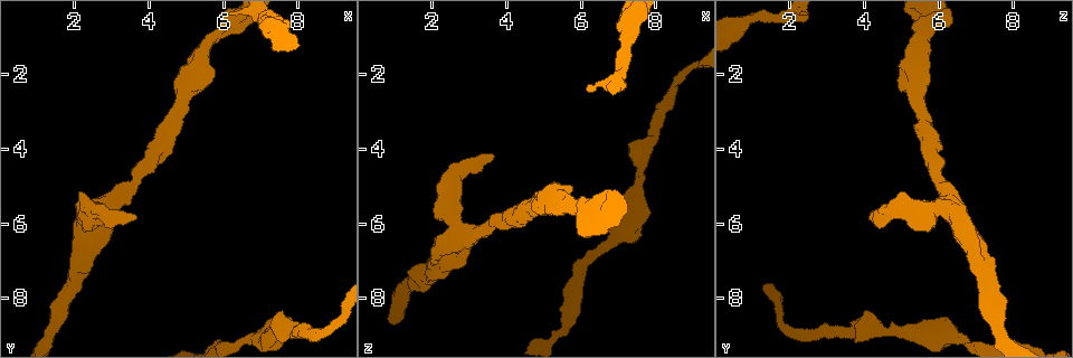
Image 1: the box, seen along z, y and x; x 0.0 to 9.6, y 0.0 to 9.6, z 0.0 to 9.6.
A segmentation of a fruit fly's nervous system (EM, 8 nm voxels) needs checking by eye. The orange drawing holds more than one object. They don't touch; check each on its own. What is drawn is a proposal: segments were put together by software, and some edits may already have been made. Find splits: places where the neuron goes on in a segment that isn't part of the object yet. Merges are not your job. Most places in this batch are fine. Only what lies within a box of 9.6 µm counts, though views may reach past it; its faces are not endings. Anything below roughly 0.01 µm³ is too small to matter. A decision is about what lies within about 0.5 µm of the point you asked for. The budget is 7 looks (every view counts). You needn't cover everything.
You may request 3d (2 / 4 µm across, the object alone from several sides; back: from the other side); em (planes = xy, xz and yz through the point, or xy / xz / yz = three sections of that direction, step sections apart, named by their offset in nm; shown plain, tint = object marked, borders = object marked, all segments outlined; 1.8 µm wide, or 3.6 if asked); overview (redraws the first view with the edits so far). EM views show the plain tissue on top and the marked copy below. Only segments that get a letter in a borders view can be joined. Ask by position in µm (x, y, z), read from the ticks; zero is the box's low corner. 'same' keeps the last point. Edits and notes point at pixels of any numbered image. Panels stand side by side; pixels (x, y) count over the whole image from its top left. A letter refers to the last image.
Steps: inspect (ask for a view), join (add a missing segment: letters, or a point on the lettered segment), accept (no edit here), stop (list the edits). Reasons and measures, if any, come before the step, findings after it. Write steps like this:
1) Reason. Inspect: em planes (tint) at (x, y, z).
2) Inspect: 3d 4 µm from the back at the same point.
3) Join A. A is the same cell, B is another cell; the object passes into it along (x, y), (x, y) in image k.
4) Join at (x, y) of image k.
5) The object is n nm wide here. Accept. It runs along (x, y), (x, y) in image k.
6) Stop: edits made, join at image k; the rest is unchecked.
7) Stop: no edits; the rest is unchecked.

Thick turns thin. Inspect: em 3.6 µm planes (tint) at (7.65, 8.75, 4.35).

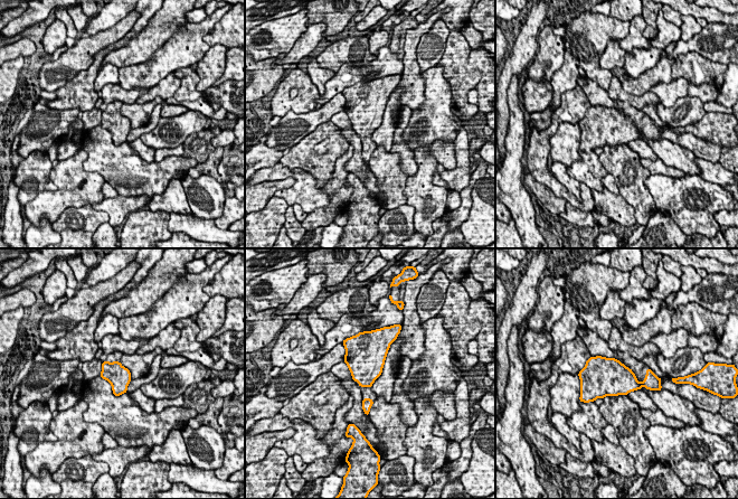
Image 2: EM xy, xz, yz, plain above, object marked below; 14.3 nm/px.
What lies round it. Inspect: em 3.6 µm planes (borders) at the same point.

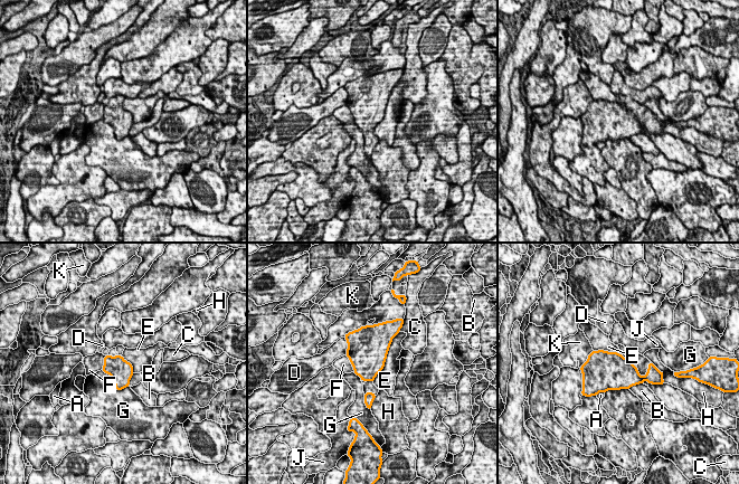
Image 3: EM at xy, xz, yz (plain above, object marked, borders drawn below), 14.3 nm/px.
The object is 320 nm wide here. Accept. A, B, C, D, E, F, G, H, J and K are other cells; a border runs along (394, 335), (385, 366), (372, 381) in image 3; no lettered segment goes on from it.

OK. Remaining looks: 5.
An open end. Inspect: em xy step 16 (borders) at (3.65, 5.85, 4.15).

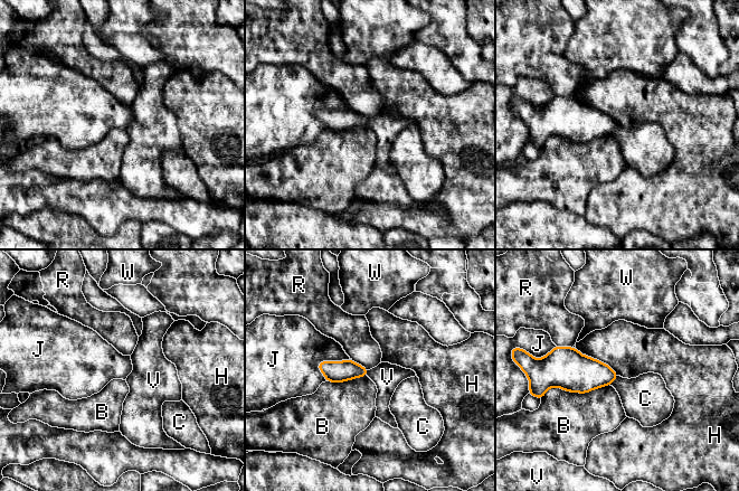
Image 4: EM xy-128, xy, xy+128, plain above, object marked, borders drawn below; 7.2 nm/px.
Cut it another way. Inspect: em planes (borders) at the same point.

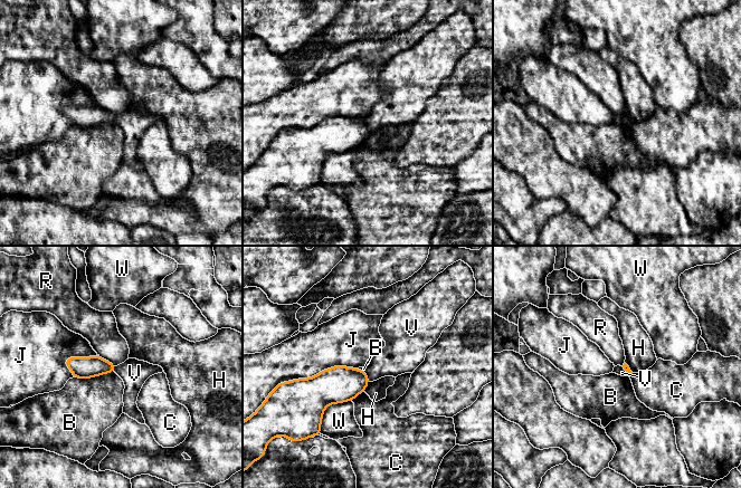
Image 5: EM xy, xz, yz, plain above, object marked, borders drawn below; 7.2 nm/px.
Accept. B, C, H, J, R, V and W are other cells; a border runs along (363, 371), (369, 381) in image 5; none of them fits.

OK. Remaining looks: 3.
Four arms meet. Inspect: em 3.6 µm planes (borders) at (2.75, 5.55, 6.25).

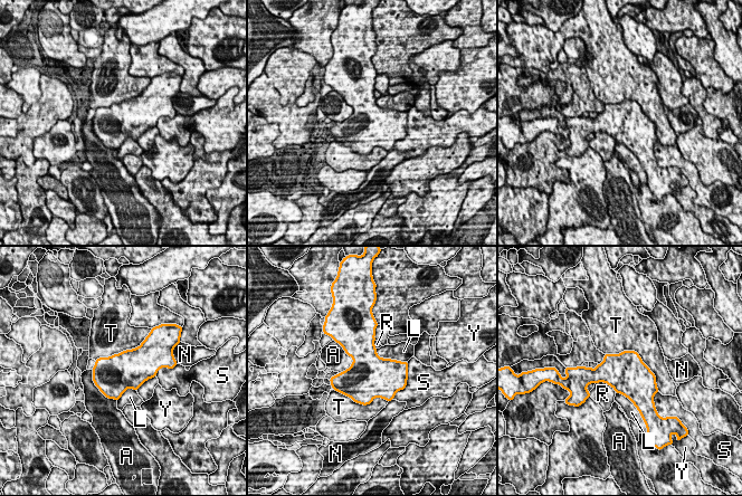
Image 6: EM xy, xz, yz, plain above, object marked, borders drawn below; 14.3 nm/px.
Accept. A, L, N, R, S, T and Y are other cells; a border runs along (376, 349), (382, 358), (407, 362) in image 6; no lettered segment goes on from it.

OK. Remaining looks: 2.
Stop: no edits; the rest is unchecked.

